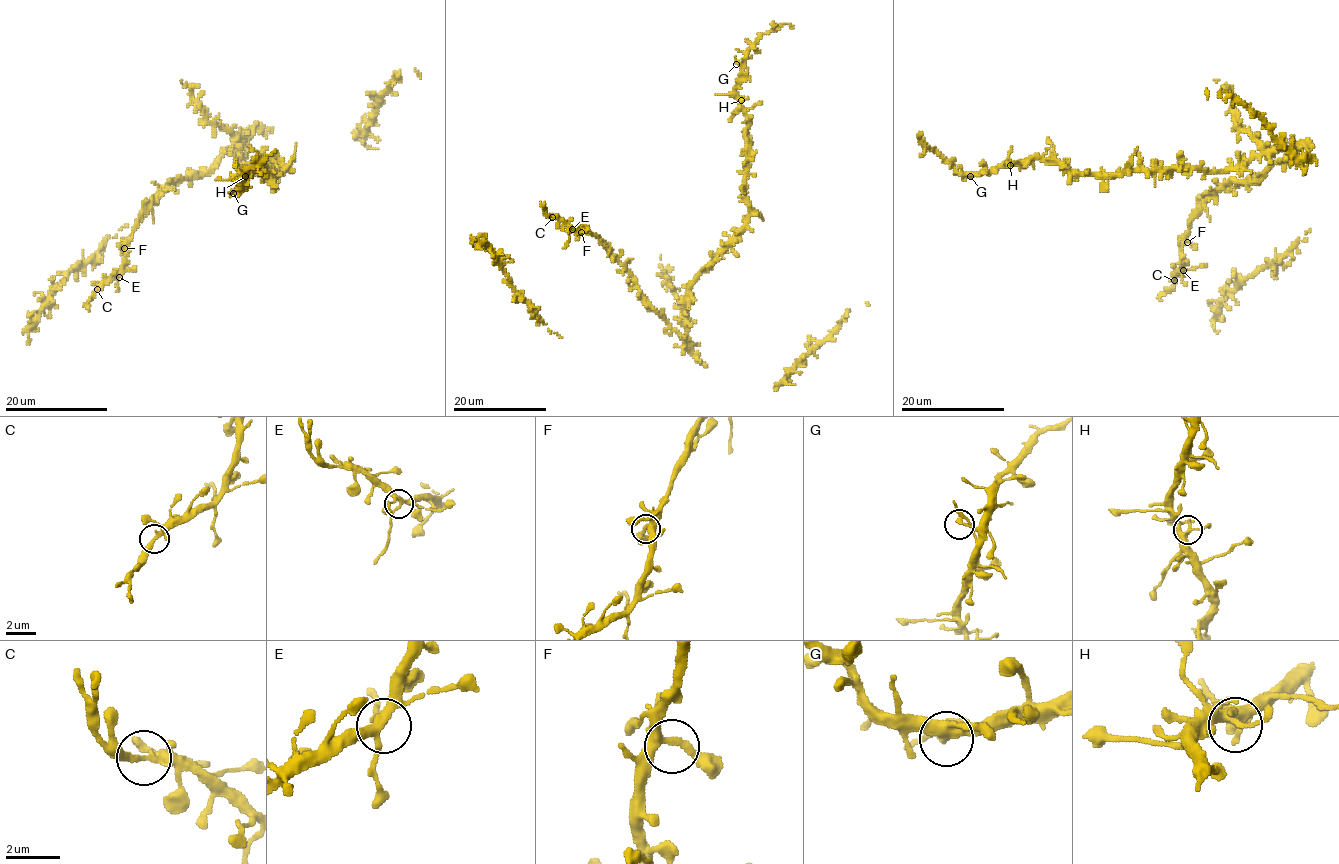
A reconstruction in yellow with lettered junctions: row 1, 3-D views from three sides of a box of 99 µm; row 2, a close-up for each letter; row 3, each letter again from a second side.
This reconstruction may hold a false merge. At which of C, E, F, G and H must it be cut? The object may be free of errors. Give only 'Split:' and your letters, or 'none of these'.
Split: none of these

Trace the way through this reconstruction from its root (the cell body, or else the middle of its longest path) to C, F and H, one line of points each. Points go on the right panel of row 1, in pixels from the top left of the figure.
C: (1296, 153), (1270, 165), (1254, 181), (1229, 180), (1210, 196), (1193, 215), (1182, 250), (1183, 266), (1174, 280)
F: (1296, 153), (1270, 165), (1254, 181), (1229, 180), (1221, 186), (1193, 215), (1185, 238), (1187, 242)
H: (1296, 153), (1267, 150), (1236, 167), (1204, 171), (1187, 168), (1073, 174), (1035, 157), (1010, 165)

